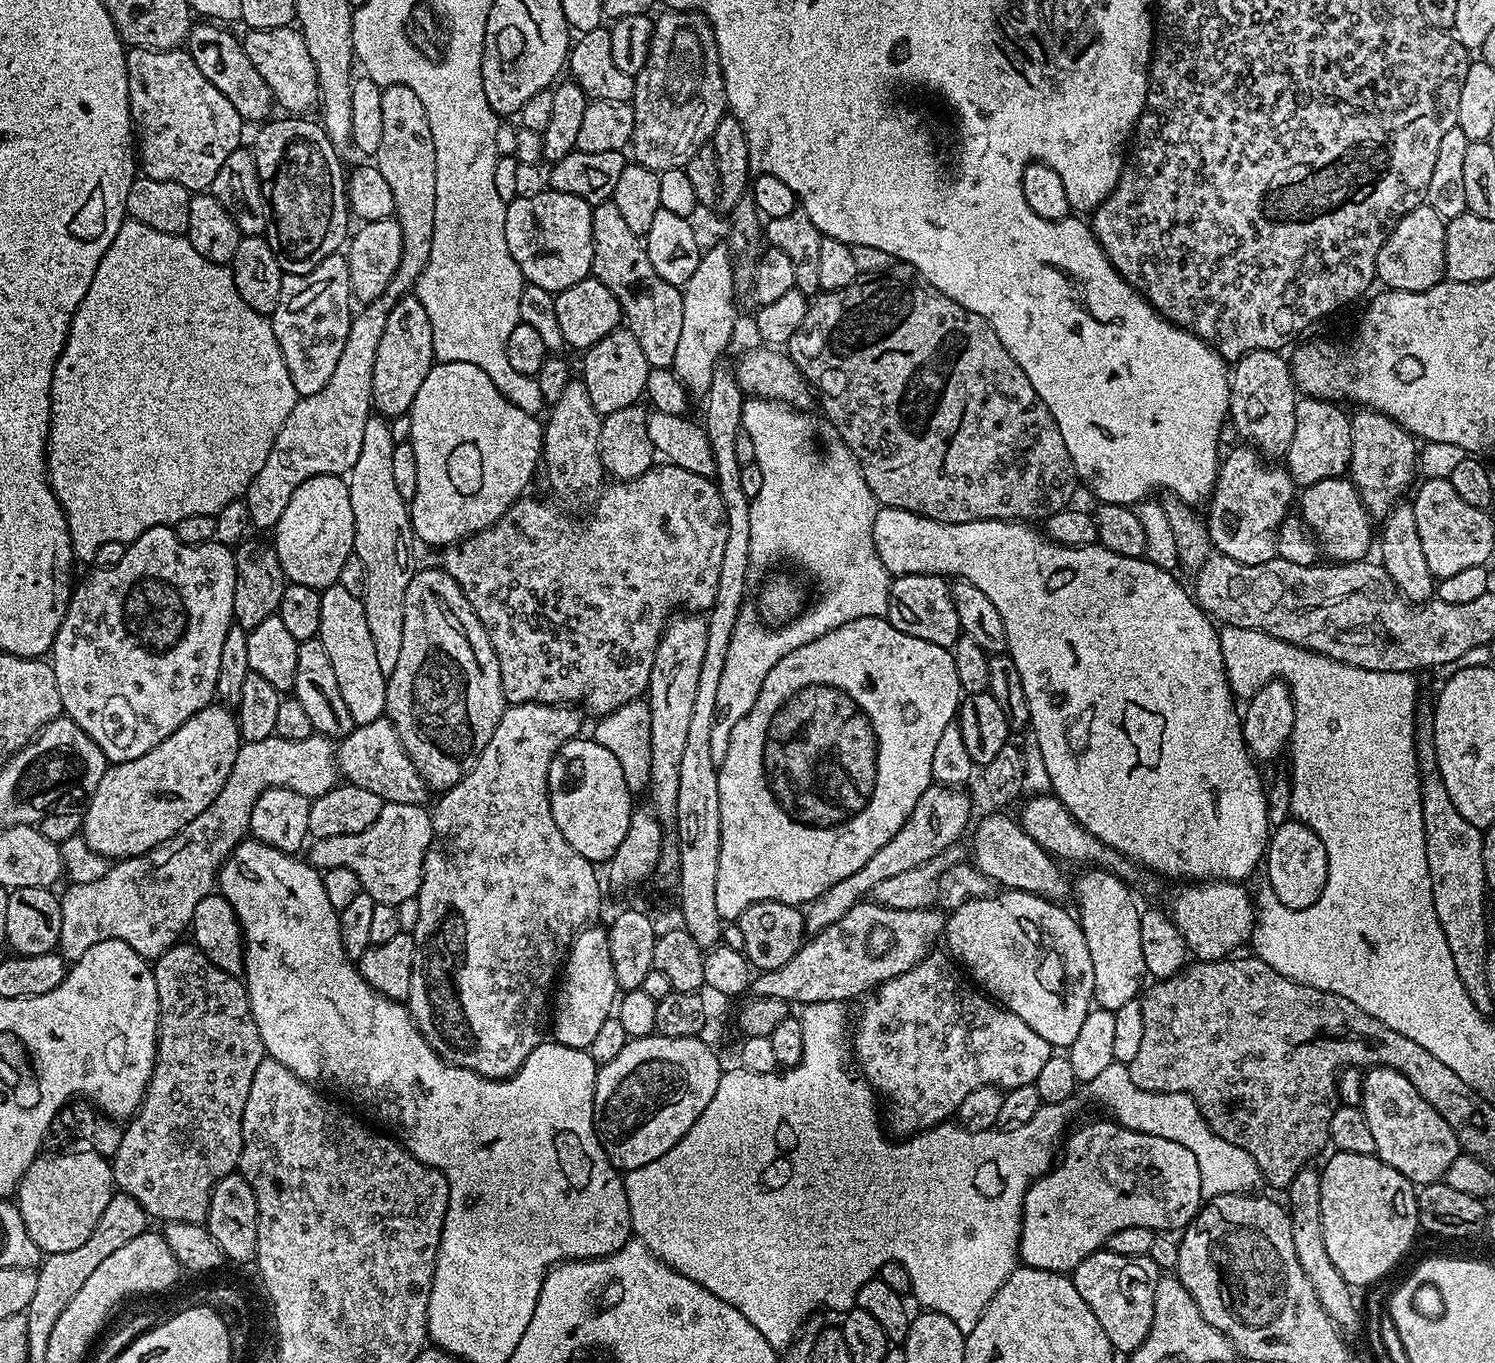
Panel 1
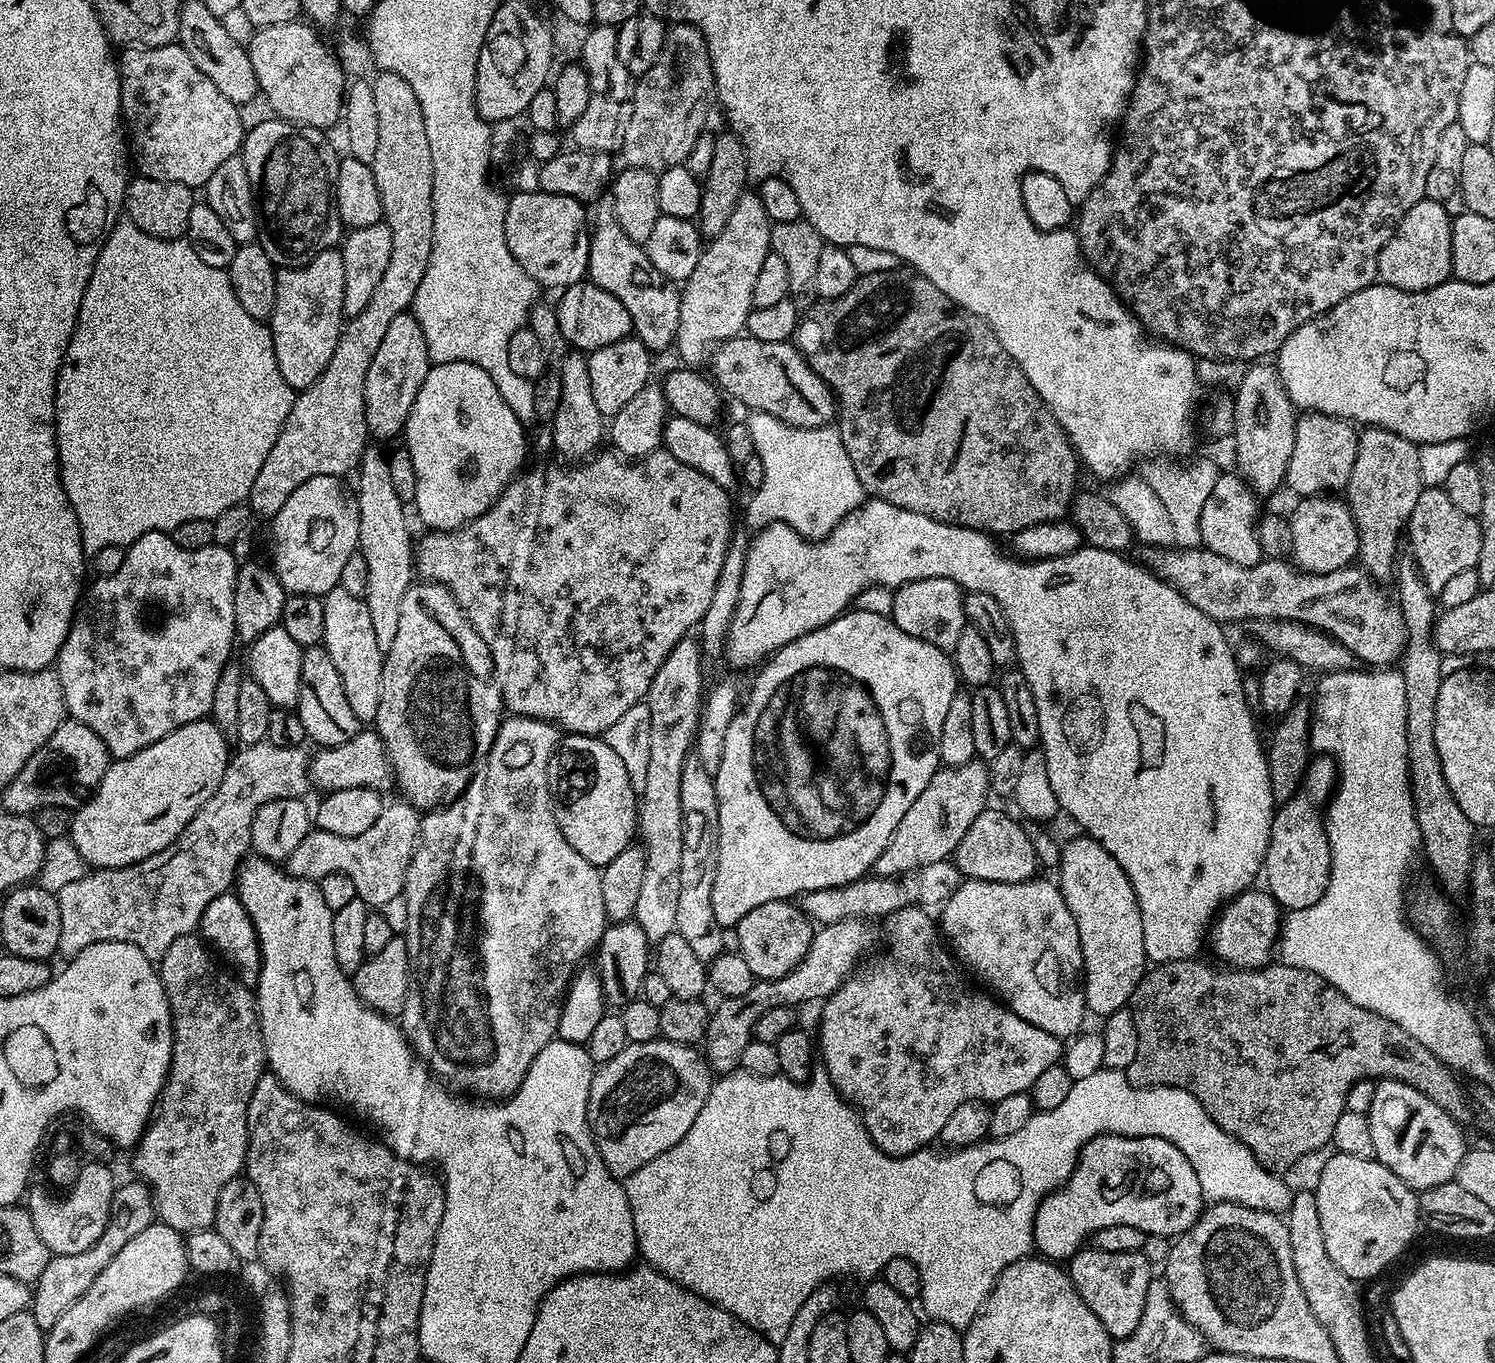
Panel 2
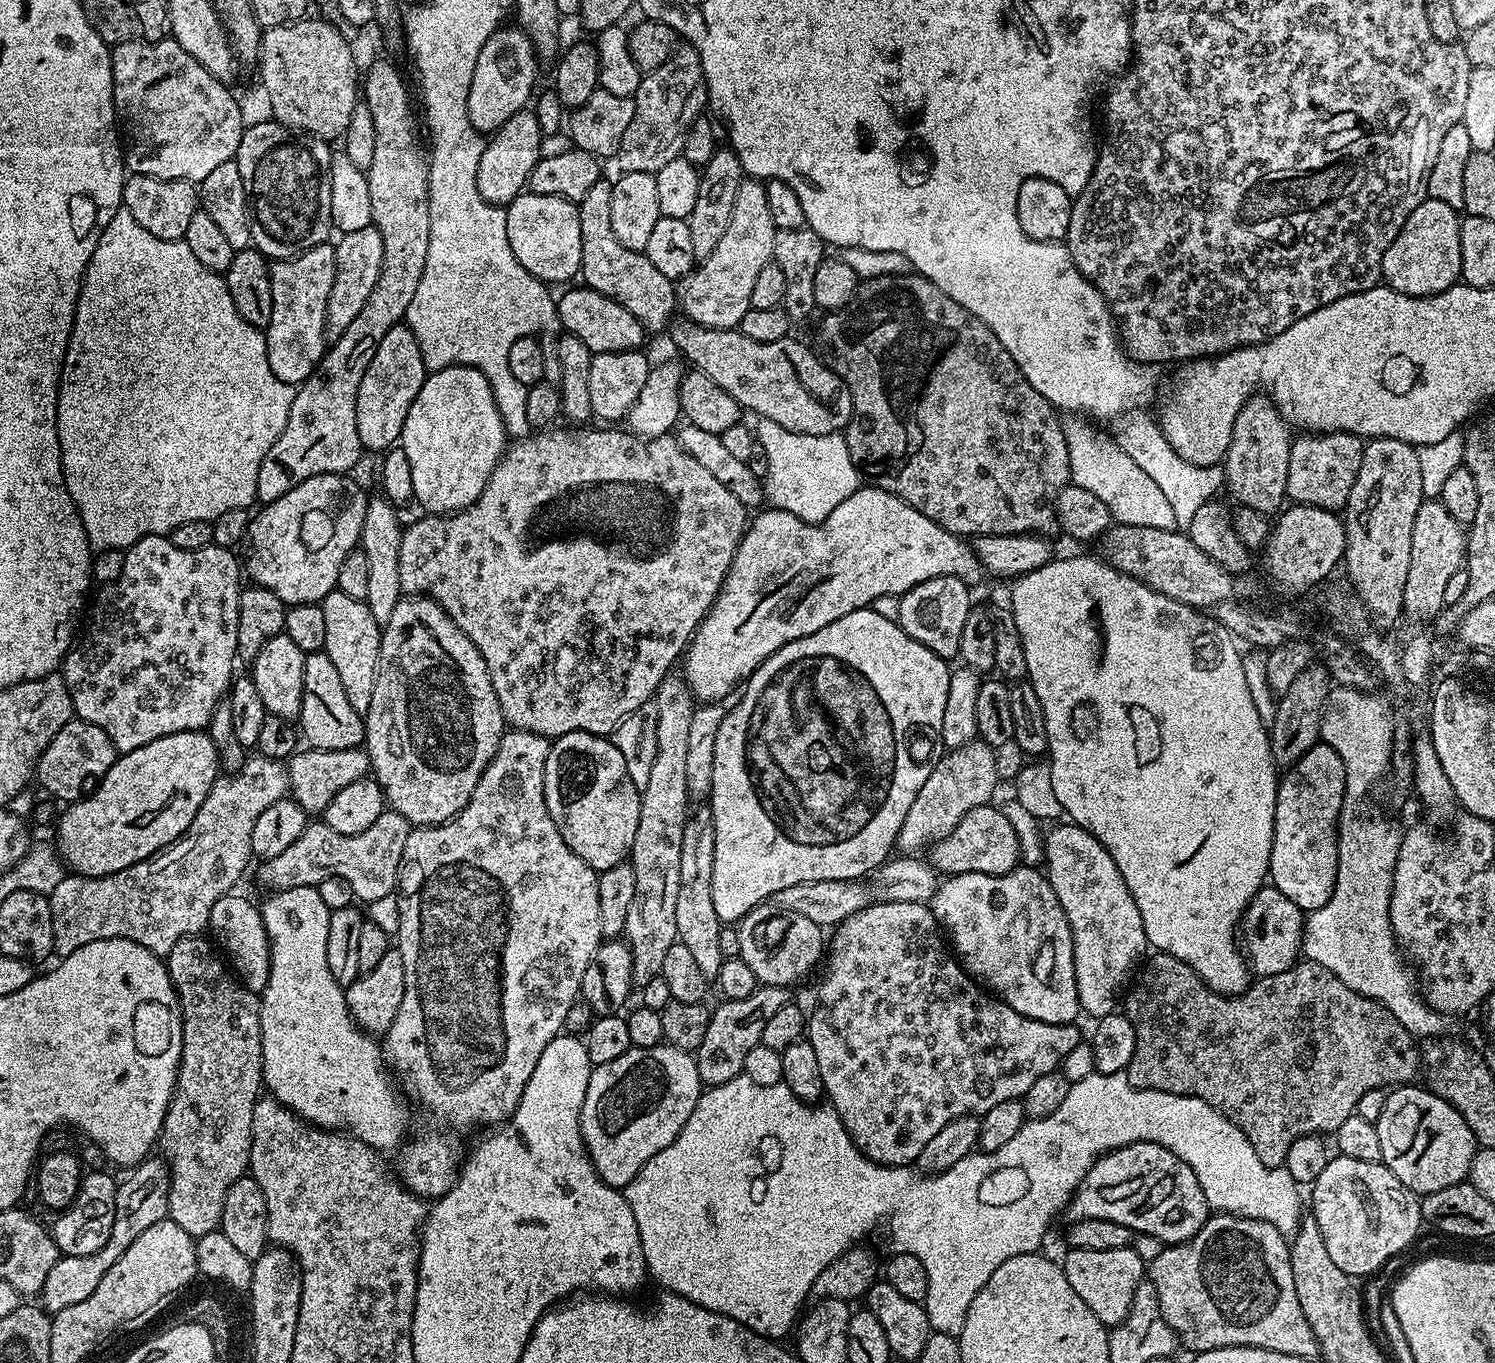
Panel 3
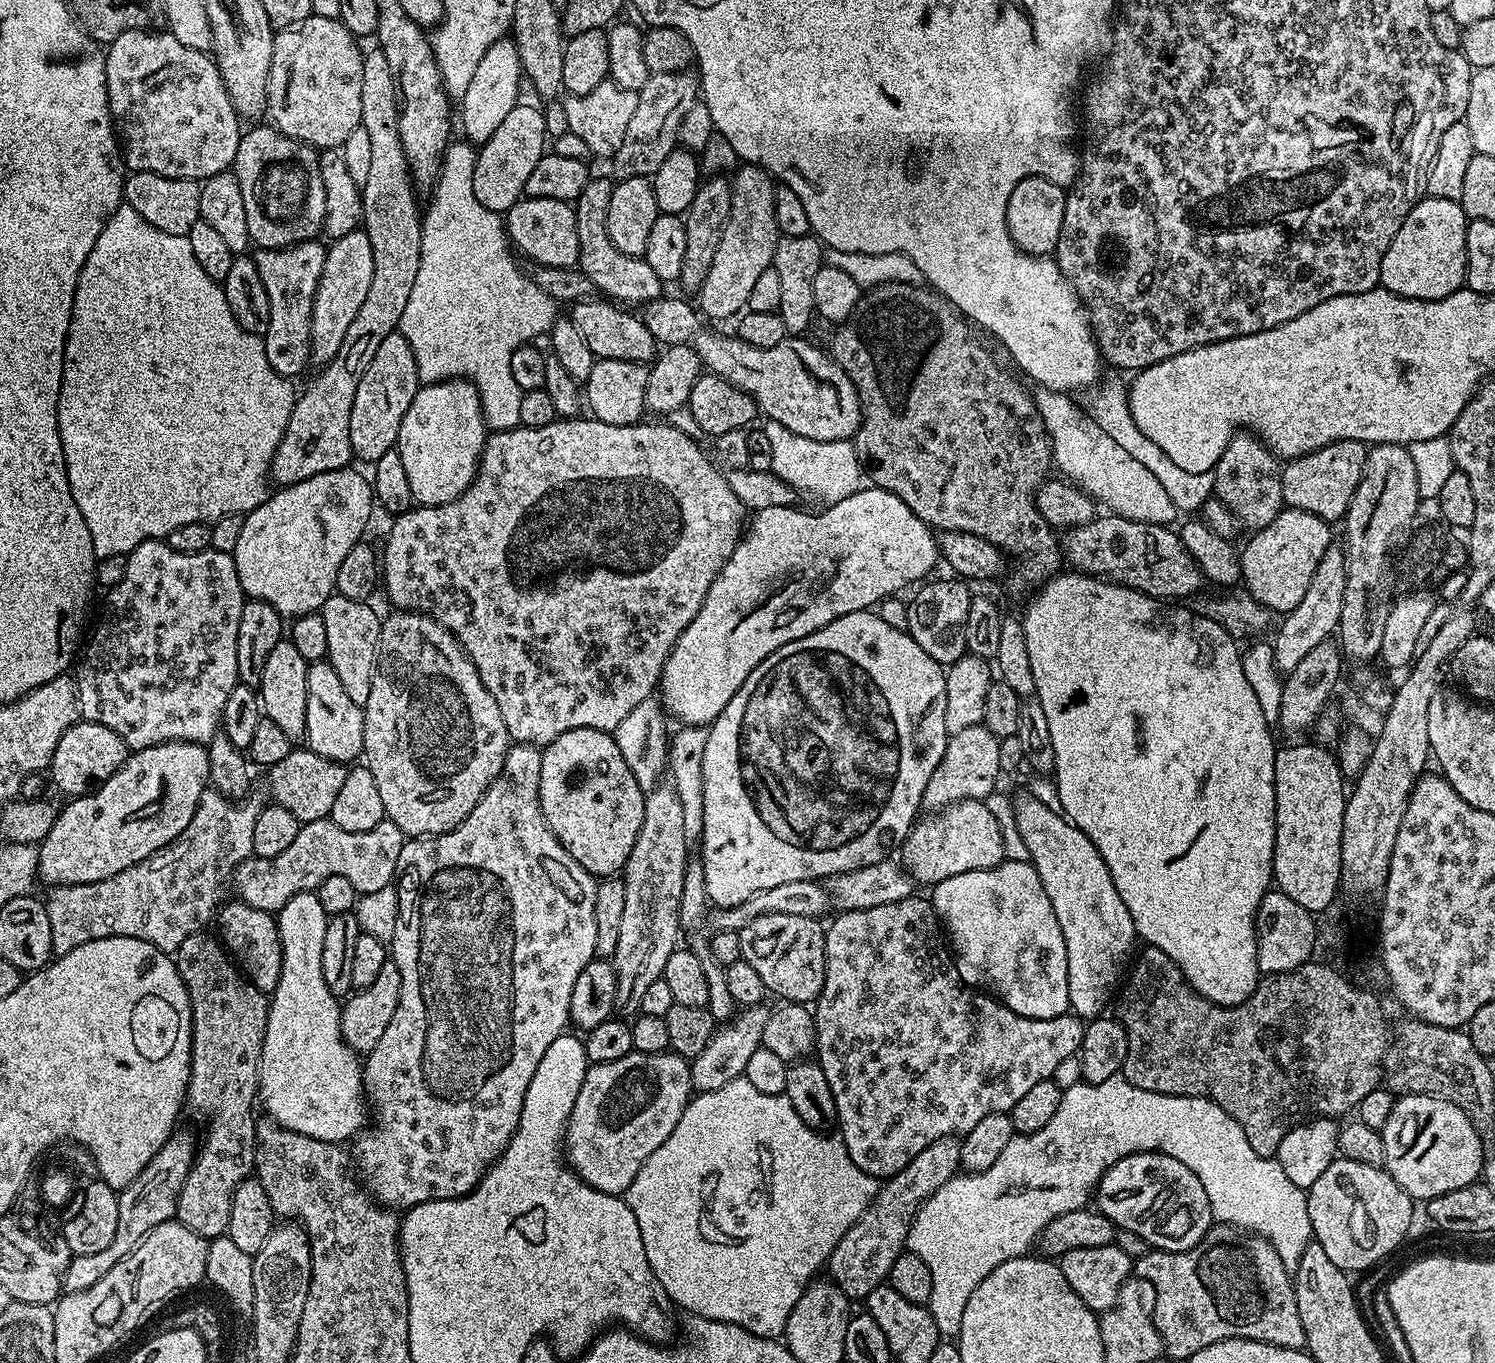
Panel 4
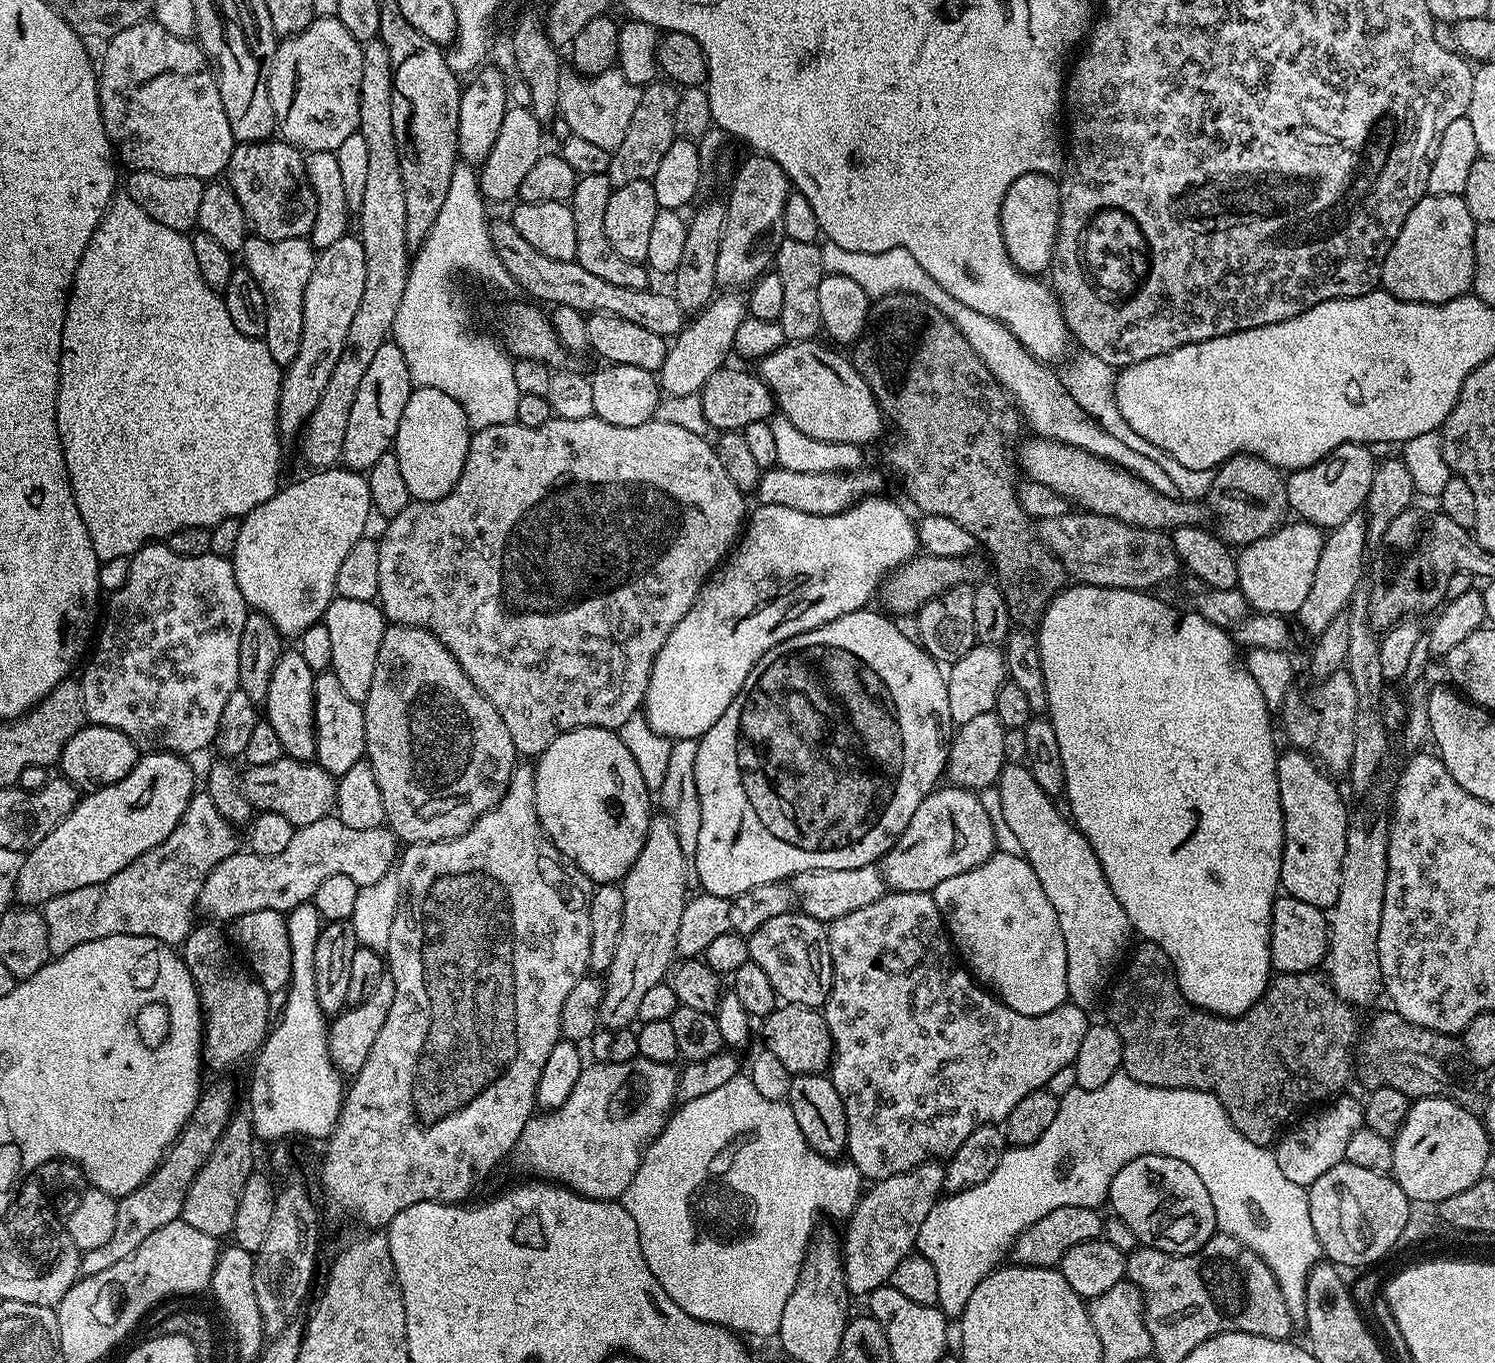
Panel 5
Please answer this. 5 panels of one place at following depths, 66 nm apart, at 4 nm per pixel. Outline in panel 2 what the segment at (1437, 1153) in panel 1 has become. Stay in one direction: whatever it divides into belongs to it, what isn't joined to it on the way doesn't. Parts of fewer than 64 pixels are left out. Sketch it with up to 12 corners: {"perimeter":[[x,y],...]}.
{"perimeter":[[1377,1083],[1376,1159],[1413,1190],[1455,1177],[1461,1125],[1424,1092]]}

